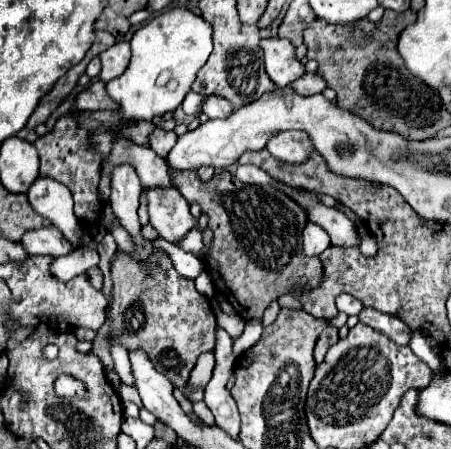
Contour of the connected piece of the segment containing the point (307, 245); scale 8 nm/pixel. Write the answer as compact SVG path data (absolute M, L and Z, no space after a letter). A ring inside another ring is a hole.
M308 222L304 228L304 254L320 256L330 246L330 236L316 224Z

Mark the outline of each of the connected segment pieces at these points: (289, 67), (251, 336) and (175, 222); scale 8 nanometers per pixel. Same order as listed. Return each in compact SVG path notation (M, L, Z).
M268 38L262 40L260 48L264 50L266 72L278 88L284 88L306 74L304 64L296 58L294 46L286 38Z
M248 320L242 336L234 342L234 352L240 354L242 350L248 350L252 344L256 344L260 340L260 328L262 328L260 320Z
M152 188L148 190L150 224L158 230L160 238L178 244L198 220L190 214L190 204L178 192L178 188Z

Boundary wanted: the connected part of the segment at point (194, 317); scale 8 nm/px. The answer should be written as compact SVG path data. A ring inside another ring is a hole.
M158 252L150 258L150 272L136 264L136 260L132 260L128 254L118 254L110 264L110 272L112 300L108 314L108 338L100 336L98 330L90 352L98 356L104 364L104 370L110 372L114 368L114 360L108 350L108 340L122 344L128 352L140 348L152 360L154 368L186 394L192 390L188 388L186 380L198 356L212 350L216 344L216 316L212 314L208 298L194 288L194 280L182 278L174 270L172 260L164 252Z

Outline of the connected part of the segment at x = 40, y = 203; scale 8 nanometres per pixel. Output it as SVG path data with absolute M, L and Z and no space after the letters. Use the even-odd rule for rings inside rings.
M38 178L28 190L28 200L32 208L46 220L50 220L74 246L80 246L80 222L72 212L70 190L52 180Z

